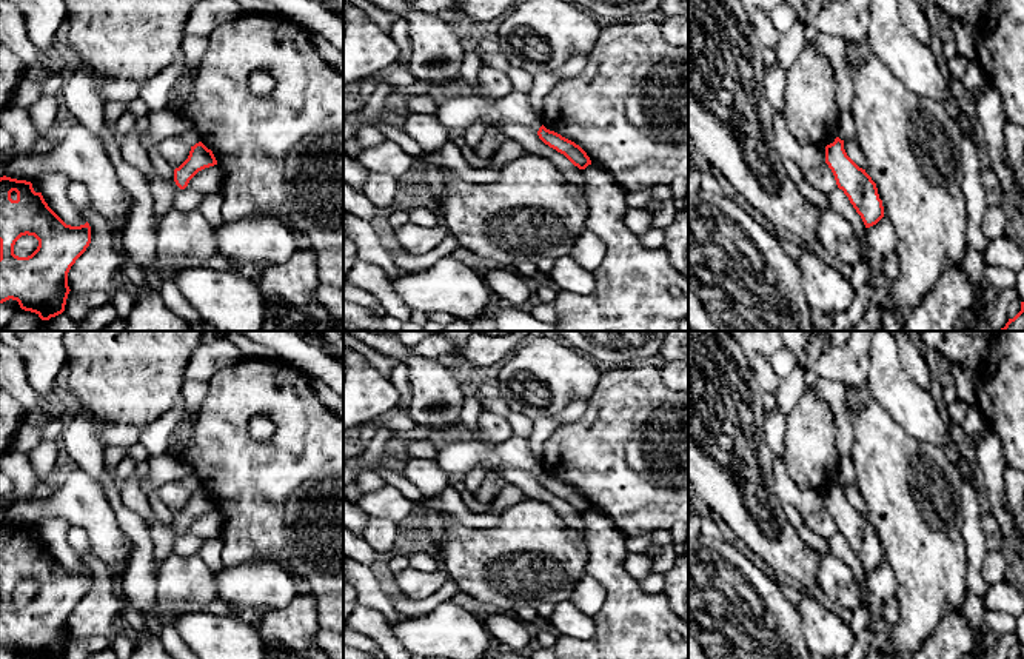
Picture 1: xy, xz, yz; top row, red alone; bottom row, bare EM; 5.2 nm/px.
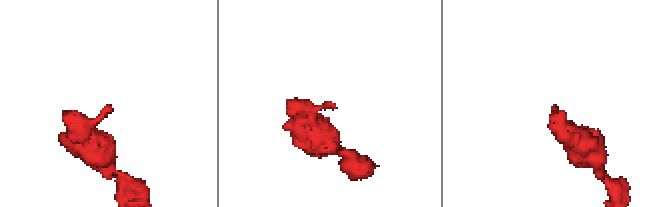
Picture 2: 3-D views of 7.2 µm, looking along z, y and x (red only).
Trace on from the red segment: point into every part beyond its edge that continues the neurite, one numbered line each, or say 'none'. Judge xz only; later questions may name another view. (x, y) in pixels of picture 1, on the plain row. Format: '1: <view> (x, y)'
none

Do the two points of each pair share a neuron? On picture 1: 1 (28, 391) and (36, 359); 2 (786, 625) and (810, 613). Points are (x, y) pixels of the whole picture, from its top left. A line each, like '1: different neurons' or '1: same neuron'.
1: different neurons
2: different neurons

